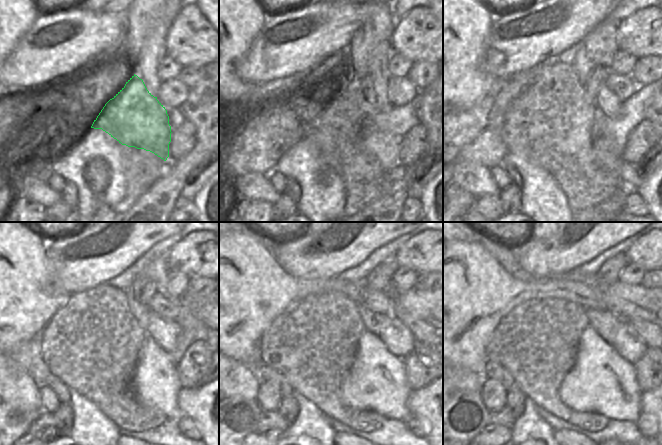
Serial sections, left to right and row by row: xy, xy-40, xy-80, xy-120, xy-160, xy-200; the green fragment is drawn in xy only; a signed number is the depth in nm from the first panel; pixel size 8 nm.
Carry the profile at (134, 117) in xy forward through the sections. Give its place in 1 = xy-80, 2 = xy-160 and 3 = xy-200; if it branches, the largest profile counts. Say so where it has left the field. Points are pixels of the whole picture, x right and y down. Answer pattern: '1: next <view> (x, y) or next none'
1: next xy-80 (599, 73)
2: next xy-160 (382, 278)
3: next xy-200 (609, 274)

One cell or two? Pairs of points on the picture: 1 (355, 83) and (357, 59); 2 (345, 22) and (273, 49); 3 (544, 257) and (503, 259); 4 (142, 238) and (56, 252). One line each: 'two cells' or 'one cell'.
1: two cells
2: one cell
3: two cells
4: one cell

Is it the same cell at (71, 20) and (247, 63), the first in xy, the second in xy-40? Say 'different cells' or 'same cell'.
same cell

